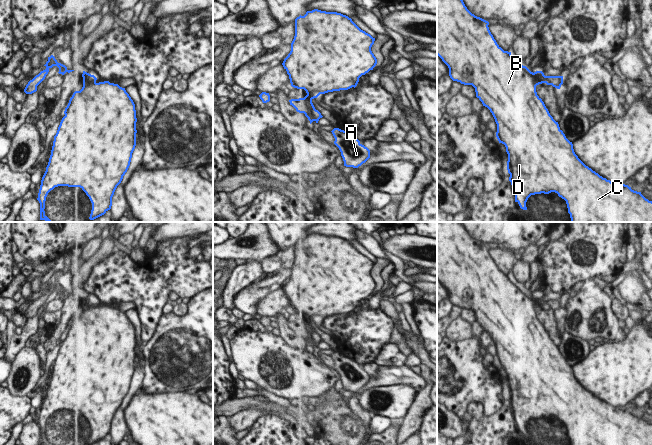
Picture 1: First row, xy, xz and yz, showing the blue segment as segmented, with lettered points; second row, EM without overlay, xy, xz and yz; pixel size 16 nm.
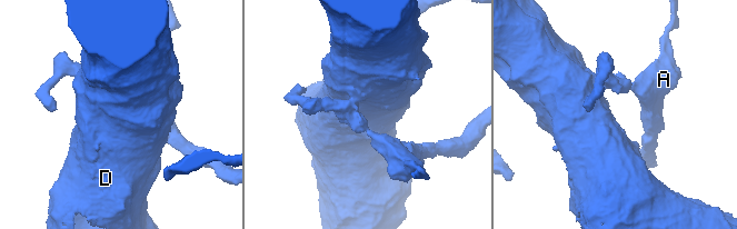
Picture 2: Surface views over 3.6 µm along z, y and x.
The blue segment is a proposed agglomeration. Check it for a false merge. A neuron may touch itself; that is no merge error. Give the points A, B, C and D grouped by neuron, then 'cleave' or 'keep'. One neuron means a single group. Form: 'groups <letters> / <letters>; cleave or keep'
groups A / B C D; cleave

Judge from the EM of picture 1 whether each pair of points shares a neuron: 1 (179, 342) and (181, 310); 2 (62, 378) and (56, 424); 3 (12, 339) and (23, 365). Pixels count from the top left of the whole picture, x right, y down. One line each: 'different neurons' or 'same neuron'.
1: different neurons
2: same neuron
3: different neurons

